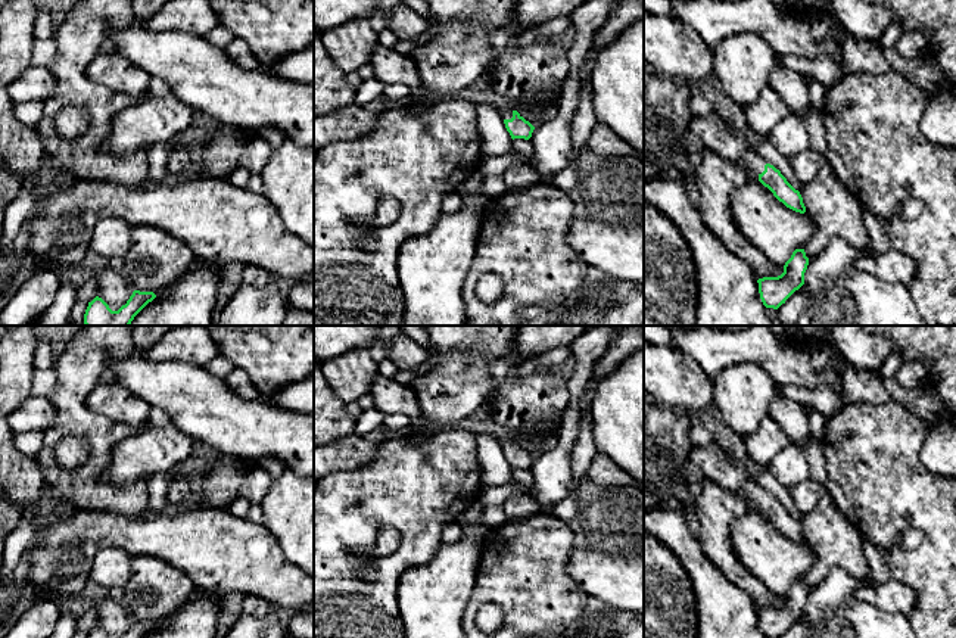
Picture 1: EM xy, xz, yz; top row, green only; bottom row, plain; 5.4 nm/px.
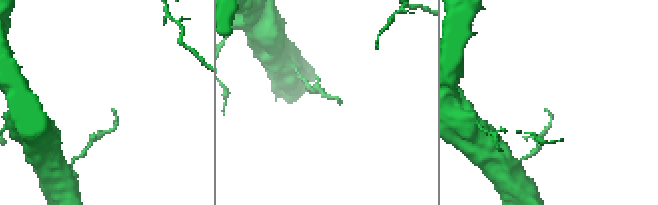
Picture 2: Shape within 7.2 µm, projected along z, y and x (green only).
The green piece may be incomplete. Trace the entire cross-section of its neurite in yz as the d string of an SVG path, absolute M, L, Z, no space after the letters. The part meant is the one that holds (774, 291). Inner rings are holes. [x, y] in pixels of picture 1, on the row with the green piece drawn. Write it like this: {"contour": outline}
{"contour": "M795 249L778 277L759 278L759 293L766 308L778 309L785 301L804 284L804 273L809 258L804 249Z"}

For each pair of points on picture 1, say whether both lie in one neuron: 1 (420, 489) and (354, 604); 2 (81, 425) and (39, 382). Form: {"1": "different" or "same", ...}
{"1": "same", "2": "different"}

